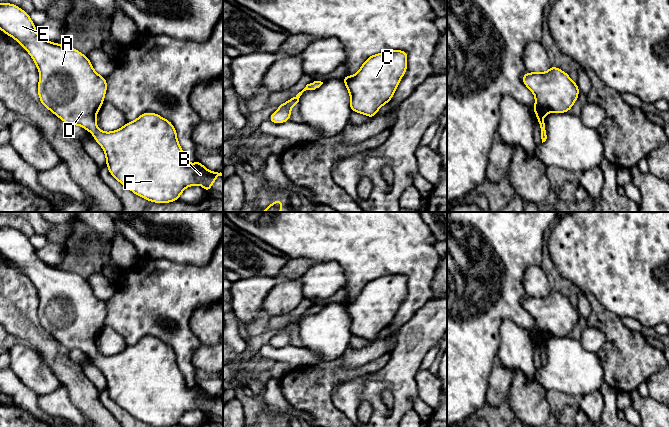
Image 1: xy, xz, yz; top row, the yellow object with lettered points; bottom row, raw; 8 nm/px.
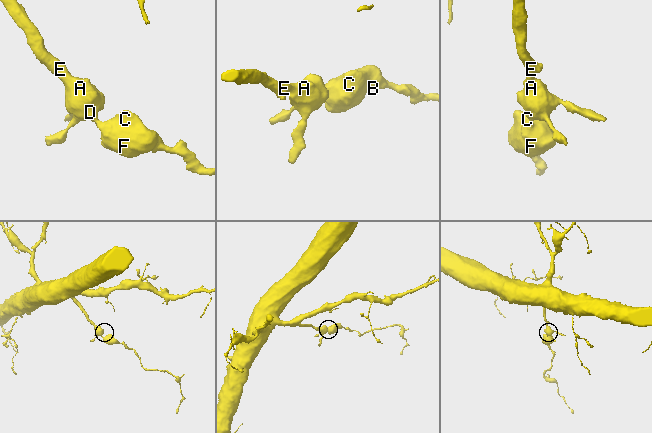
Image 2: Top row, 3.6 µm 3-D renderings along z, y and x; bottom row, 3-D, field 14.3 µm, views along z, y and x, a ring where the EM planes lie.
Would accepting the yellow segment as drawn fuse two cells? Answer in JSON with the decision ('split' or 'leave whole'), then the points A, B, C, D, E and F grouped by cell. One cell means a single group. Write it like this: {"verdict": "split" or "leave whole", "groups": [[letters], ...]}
{"verdict": "leave whole", "groups": [["A", "B", "C", "D", "E", "F"]]}

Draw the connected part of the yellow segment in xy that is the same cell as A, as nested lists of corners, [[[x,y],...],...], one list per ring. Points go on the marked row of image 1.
[[[0,3],[0,29],[26,50],[39,71],[37,86],[40,102],[63,122],[79,125],[92,133],[105,152],[110,174],[134,194],[154,203],[179,199],[189,186],[201,185],[205,192],[223,174],[206,169],[200,161],[190,164],[181,149],[173,124],[156,113],[143,113],[136,120],[112,132],[97,128],[96,116],[104,103],[106,78],[100,76],[87,56],[78,50],[49,42],[36,32],[29,14],[11,3]]]

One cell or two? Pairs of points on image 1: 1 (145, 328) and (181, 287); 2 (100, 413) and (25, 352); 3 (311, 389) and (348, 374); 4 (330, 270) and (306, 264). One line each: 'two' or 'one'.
1: one
2: two
3: one
4: two

